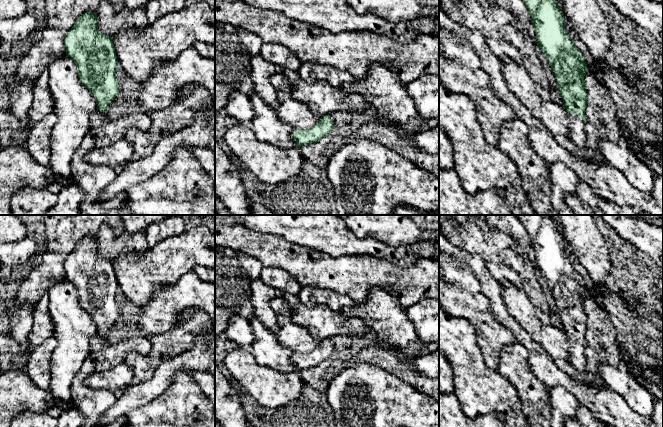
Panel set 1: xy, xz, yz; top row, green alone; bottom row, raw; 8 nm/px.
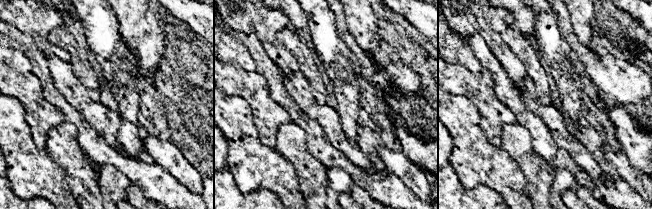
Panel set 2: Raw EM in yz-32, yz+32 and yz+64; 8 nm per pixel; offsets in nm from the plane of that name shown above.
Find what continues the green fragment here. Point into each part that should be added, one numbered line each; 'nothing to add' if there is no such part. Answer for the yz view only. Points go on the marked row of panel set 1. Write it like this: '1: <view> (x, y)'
1: yz (577, 127)

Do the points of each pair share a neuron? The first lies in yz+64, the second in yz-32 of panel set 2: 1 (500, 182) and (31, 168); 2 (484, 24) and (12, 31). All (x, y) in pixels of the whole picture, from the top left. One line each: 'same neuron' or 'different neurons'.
1: same neuron
2: different neurons

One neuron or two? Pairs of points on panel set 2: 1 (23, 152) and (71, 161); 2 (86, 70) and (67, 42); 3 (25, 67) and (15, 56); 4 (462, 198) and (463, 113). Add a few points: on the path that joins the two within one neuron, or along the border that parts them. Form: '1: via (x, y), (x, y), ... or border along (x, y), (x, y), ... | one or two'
1: border along (44, 149), (65, 174) | two
2: via (79, 63), (77, 53), (73, 49) | one
3: via (22, 64), (17, 59) | one
4: border along (451, 163), (460, 182), (466, 188), (485, 186) | two

